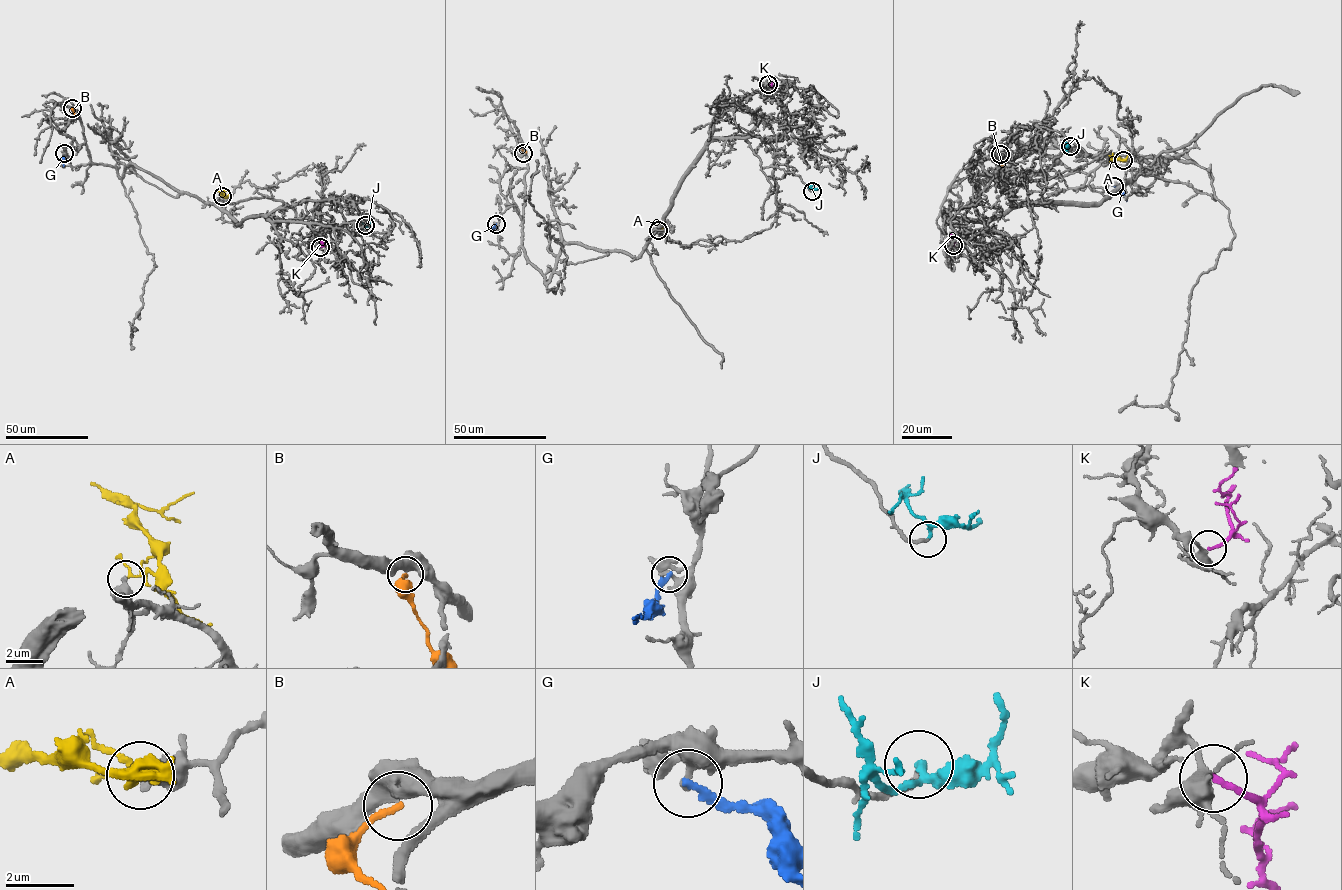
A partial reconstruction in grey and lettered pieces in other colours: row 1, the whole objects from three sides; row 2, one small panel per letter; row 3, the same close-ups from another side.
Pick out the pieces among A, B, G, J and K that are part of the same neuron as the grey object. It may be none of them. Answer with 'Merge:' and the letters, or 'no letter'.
Merge: no letter

